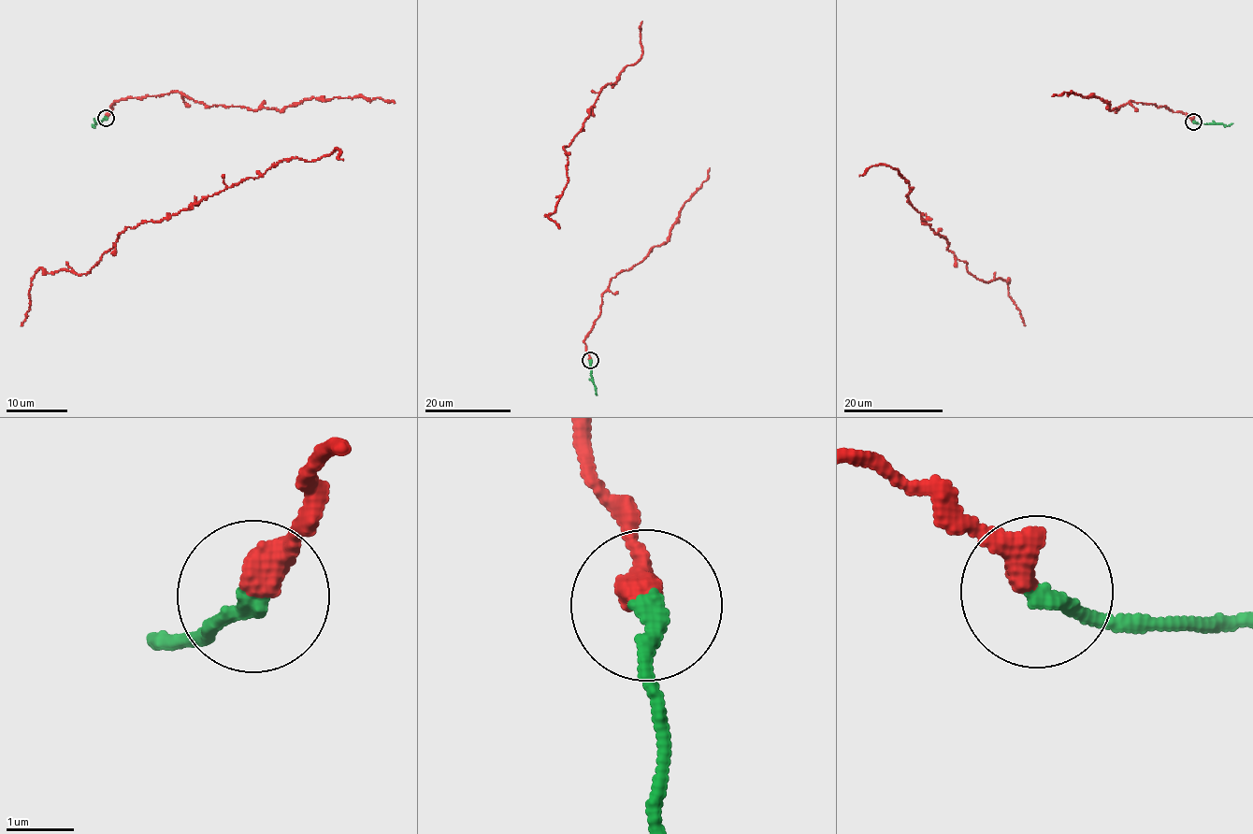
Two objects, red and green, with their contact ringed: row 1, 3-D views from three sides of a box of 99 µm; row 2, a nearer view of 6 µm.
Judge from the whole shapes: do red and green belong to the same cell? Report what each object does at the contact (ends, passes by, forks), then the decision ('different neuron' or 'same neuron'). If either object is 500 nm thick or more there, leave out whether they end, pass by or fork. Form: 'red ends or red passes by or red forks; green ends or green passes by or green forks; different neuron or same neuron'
red ends; green ends; different neuron

